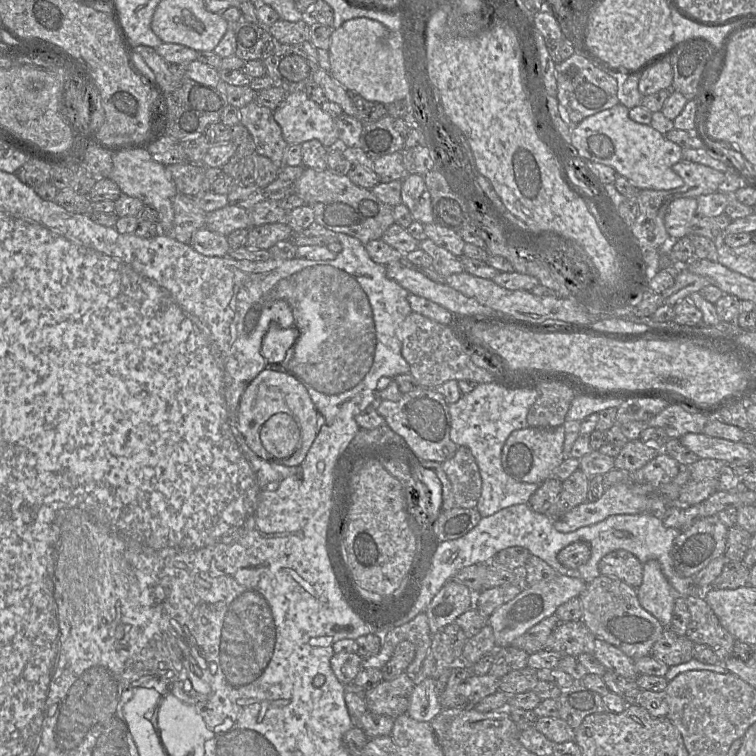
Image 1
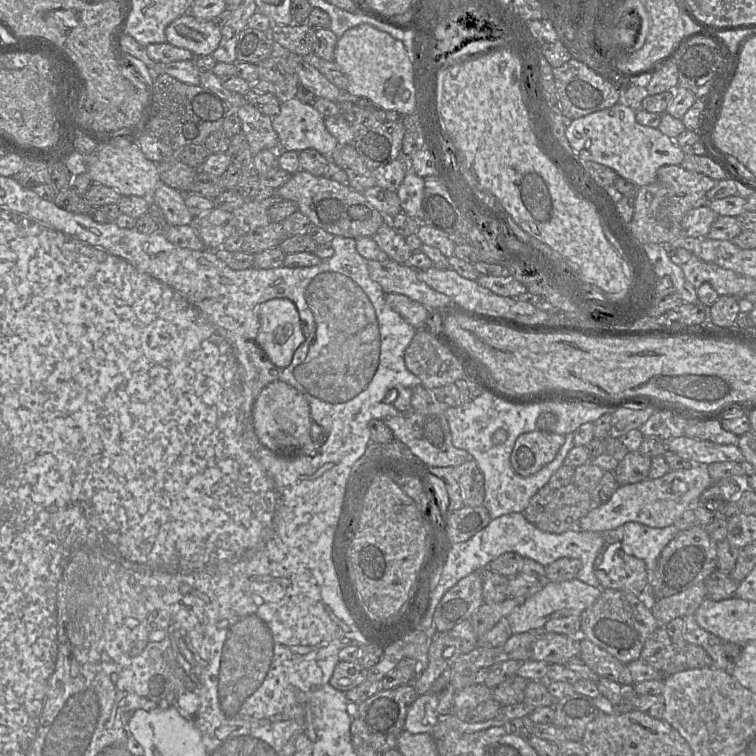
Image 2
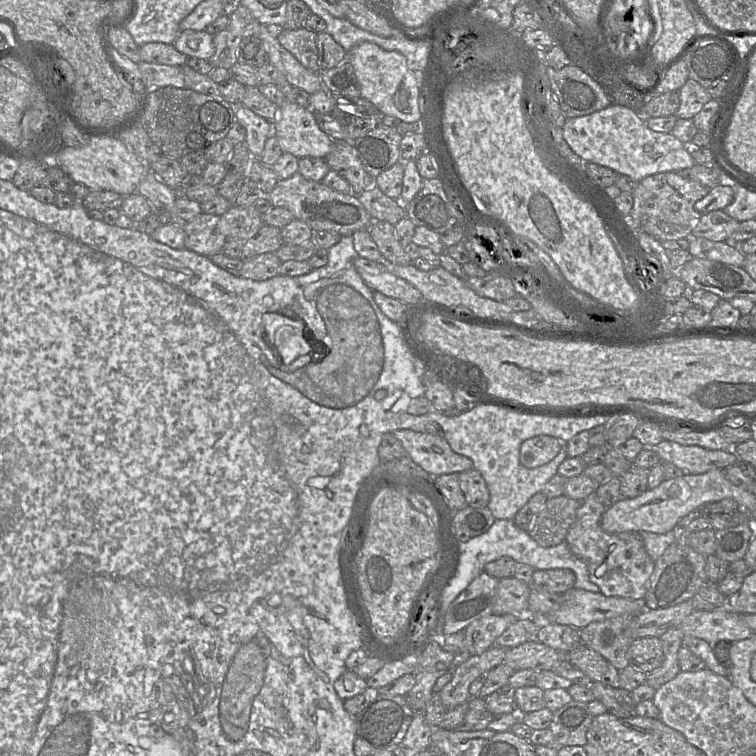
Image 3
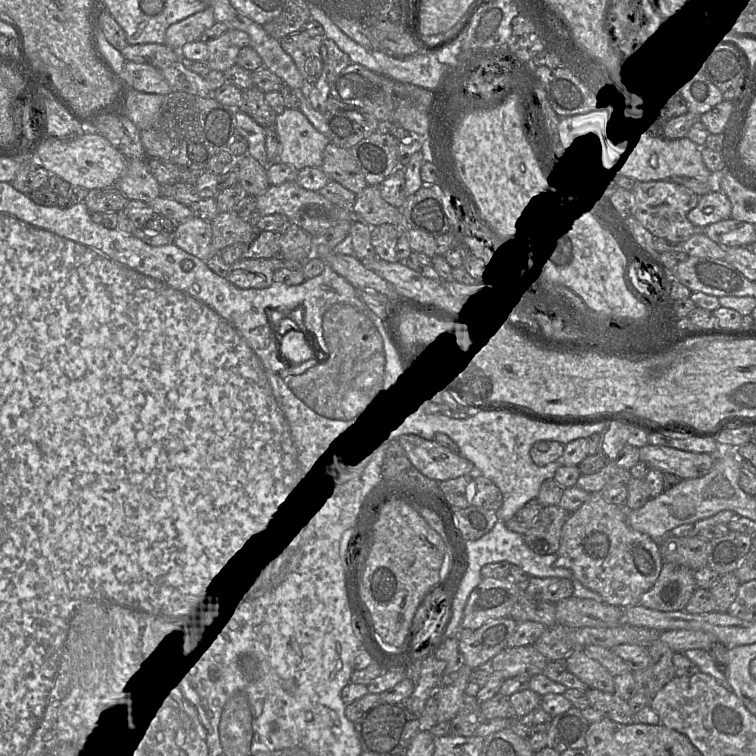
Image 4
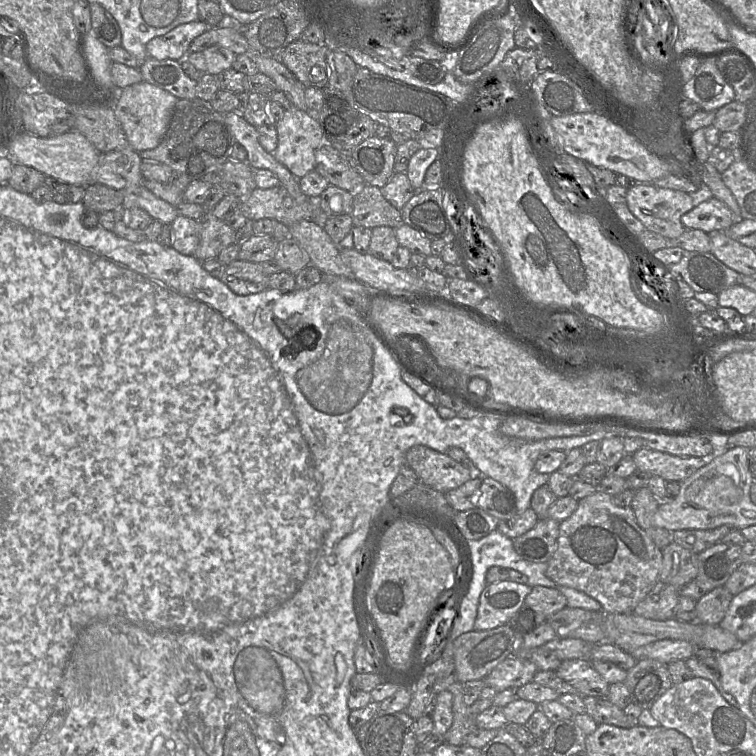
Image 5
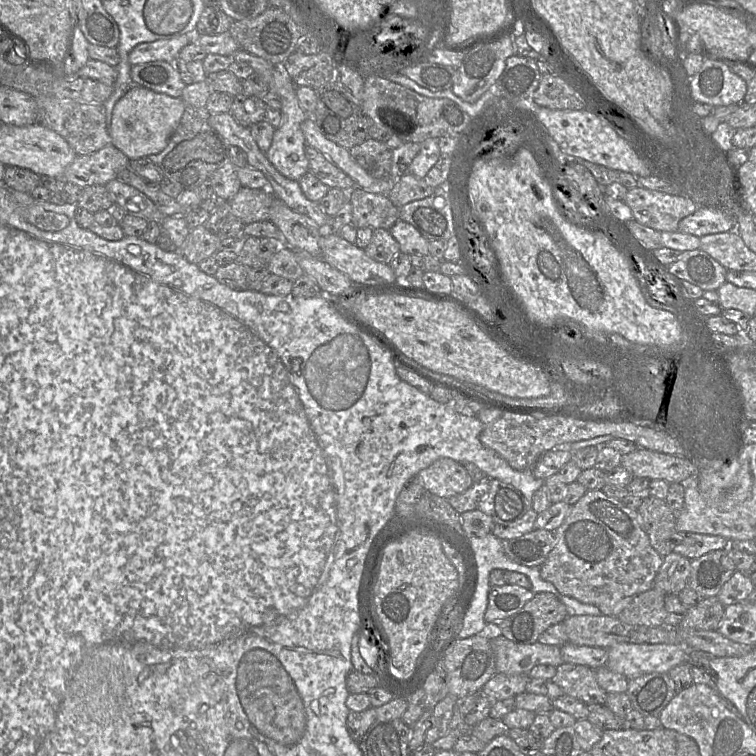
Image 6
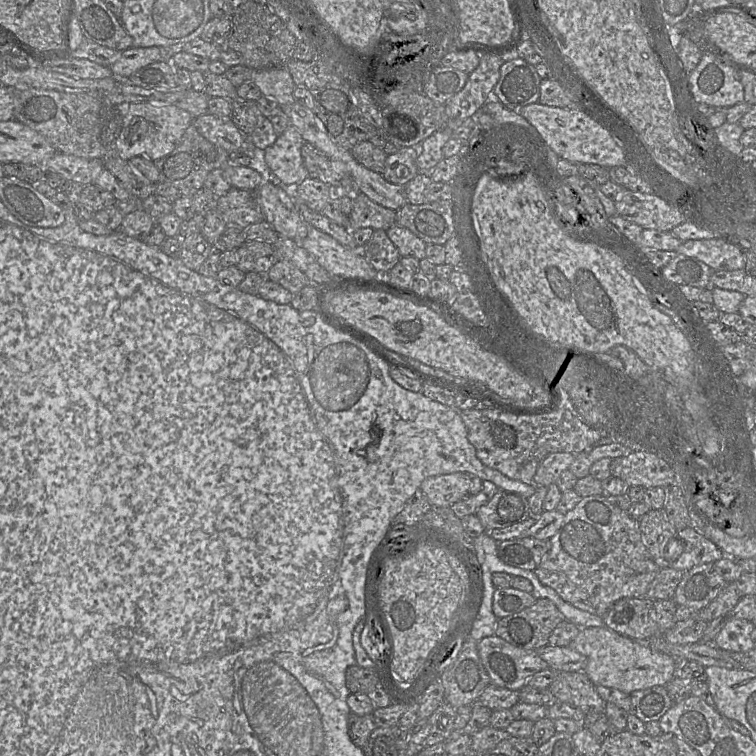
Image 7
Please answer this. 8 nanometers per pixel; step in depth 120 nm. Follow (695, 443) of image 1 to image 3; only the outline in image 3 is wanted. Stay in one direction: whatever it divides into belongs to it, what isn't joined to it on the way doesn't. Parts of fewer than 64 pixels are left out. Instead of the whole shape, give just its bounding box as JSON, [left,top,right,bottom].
[652,439,738,475]

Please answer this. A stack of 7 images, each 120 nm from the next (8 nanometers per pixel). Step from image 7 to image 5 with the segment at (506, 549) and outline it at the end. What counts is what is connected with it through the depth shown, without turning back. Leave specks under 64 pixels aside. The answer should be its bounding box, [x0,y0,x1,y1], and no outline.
[512,518,559,563]

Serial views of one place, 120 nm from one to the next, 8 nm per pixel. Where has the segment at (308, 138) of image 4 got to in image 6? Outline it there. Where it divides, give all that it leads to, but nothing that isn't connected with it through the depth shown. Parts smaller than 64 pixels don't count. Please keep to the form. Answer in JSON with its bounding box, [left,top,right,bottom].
[266,65,309,181]

